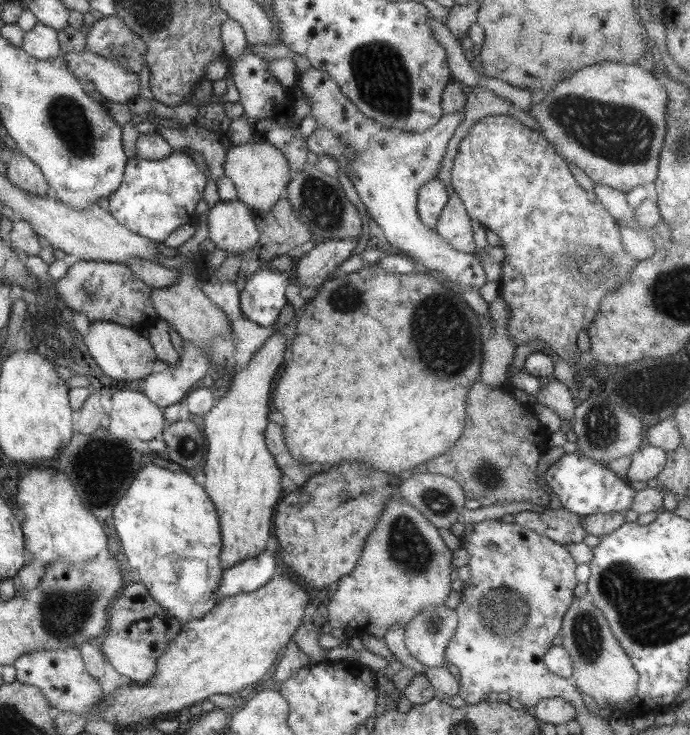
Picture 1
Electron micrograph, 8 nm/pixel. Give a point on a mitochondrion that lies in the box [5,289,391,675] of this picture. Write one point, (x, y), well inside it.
(64, 614)

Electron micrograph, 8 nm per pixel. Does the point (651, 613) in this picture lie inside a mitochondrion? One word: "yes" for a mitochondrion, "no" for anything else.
yes

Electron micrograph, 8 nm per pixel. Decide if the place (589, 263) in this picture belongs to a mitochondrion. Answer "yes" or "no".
yes

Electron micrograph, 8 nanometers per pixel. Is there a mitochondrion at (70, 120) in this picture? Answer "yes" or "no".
yes

